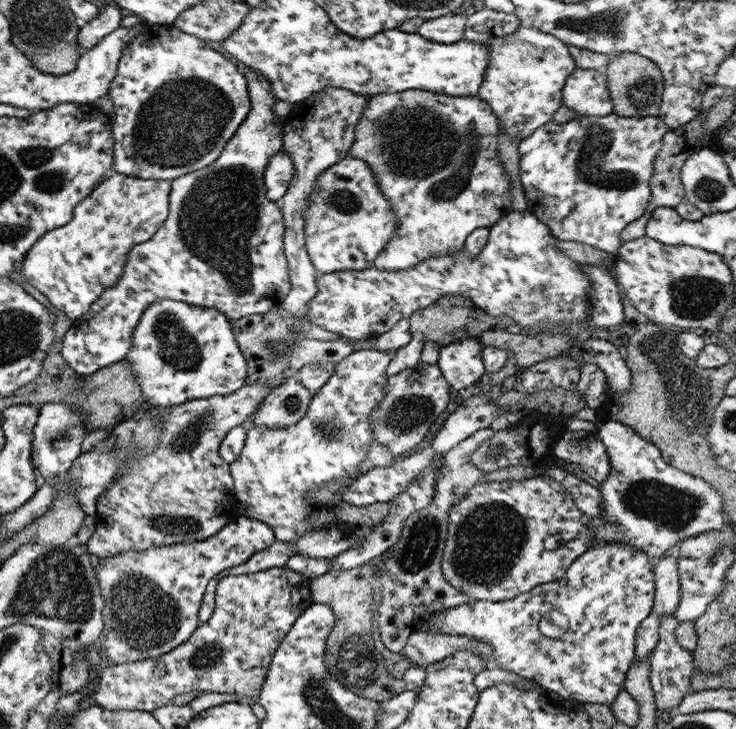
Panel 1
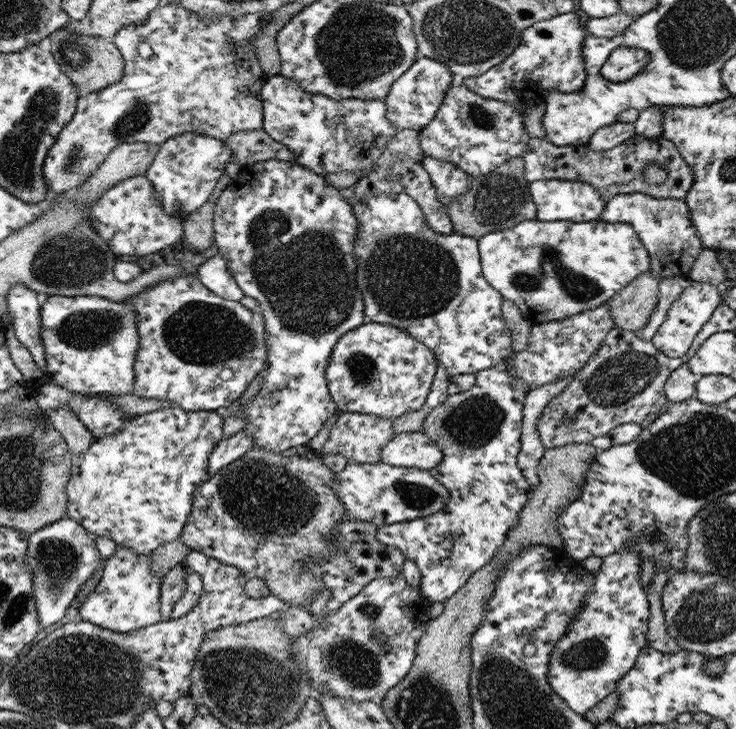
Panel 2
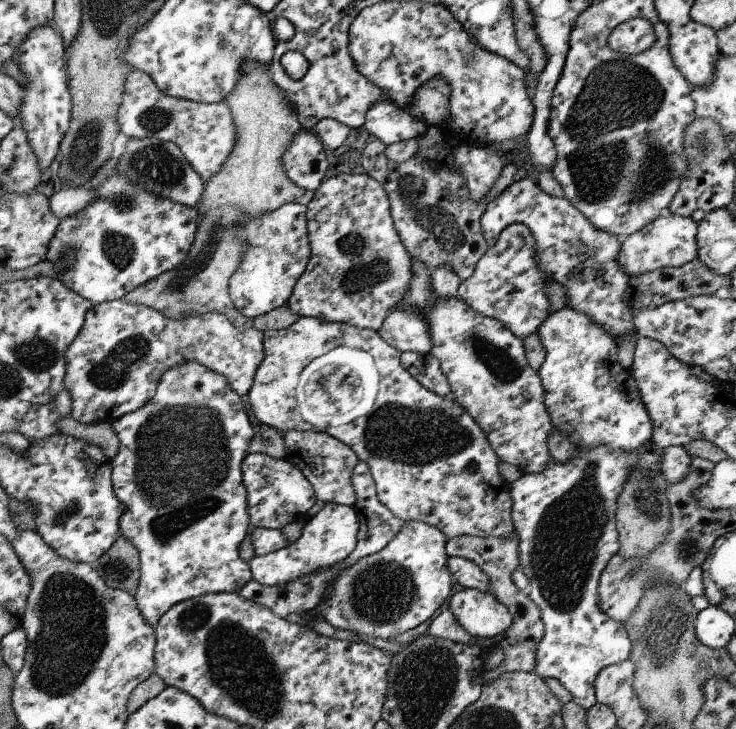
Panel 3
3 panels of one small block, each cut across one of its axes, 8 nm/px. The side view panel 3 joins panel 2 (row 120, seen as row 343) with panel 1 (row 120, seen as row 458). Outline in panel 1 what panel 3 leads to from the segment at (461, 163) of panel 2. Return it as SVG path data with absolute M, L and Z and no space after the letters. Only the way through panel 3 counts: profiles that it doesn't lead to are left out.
M520 25L514 34L490 39L489 65L478 97L494 111L500 129L520 142L553 120L554 114L564 105L562 89L566 79L576 69L569 45L553 34Z

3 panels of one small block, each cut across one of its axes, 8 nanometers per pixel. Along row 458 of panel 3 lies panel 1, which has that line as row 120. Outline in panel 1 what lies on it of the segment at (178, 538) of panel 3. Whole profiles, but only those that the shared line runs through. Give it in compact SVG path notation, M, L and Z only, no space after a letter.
M148 22L143 23L140 34L137 34L129 42L129 45L126 45L124 50L122 50L122 56L117 64L117 73L112 79L108 94L110 94L110 99L112 99L115 114L111 127L114 139L113 169L116 173L124 173L134 178L146 180L173 181L175 178L212 164L220 156L224 145L233 137L236 129L244 122L251 109L247 80L243 75L240 64L224 55L218 48L207 44L191 34L178 30L171 24L153 25Z

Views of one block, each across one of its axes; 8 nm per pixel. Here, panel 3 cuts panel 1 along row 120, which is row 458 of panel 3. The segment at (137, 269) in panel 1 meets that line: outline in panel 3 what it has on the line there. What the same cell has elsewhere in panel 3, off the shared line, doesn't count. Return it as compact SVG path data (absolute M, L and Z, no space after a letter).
M248 452L241 471L252 527L282 529L290 522L306 519L309 510L318 502L310 481L286 458L275 459L262 453Z

